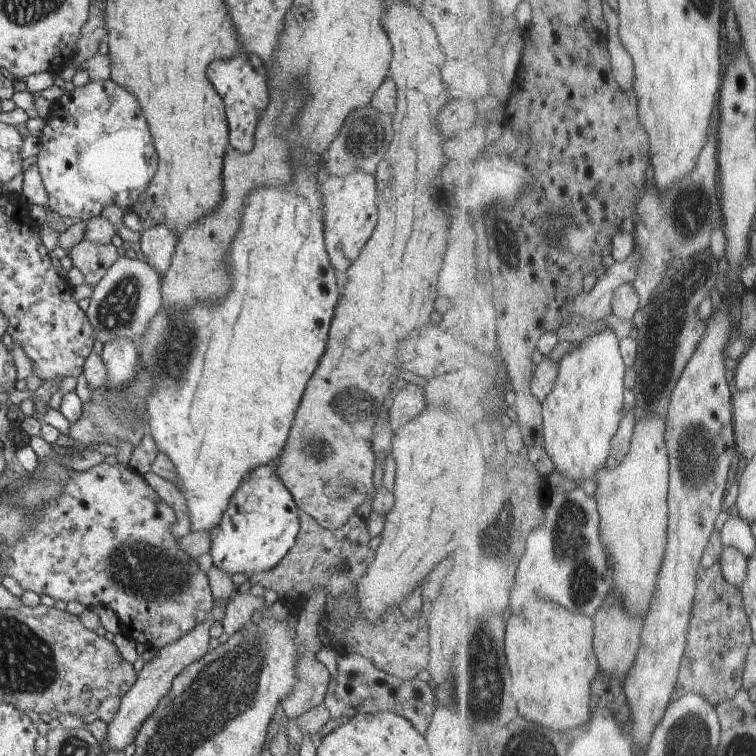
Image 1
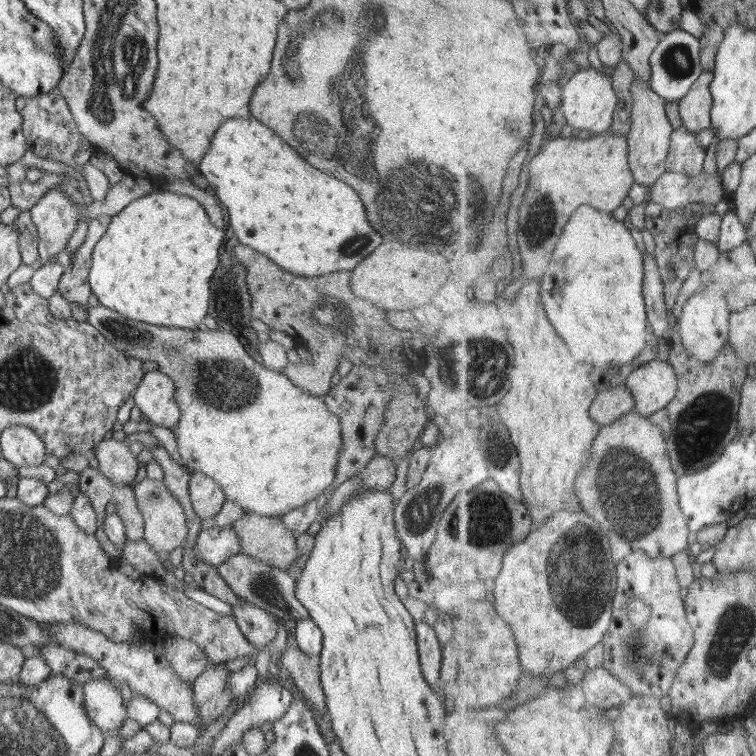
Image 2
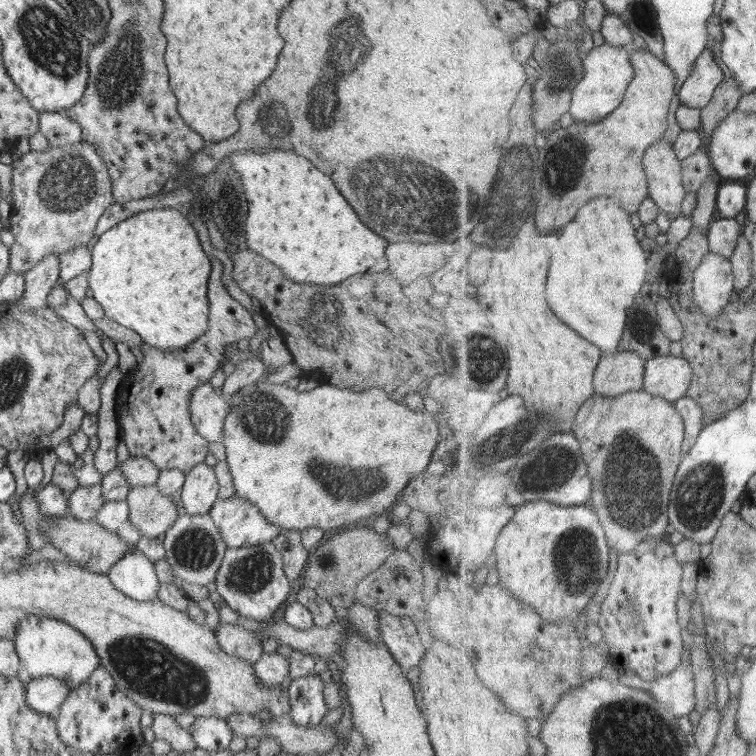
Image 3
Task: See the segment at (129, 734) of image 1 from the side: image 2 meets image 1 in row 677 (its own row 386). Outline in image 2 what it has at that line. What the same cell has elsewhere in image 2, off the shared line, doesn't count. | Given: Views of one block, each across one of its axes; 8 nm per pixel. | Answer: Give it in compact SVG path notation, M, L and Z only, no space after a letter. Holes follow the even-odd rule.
M160 371L148 372L143 375L142 381L133 392L135 405L149 418L149 422L174 429L180 420L180 407L176 401L175 383Z

